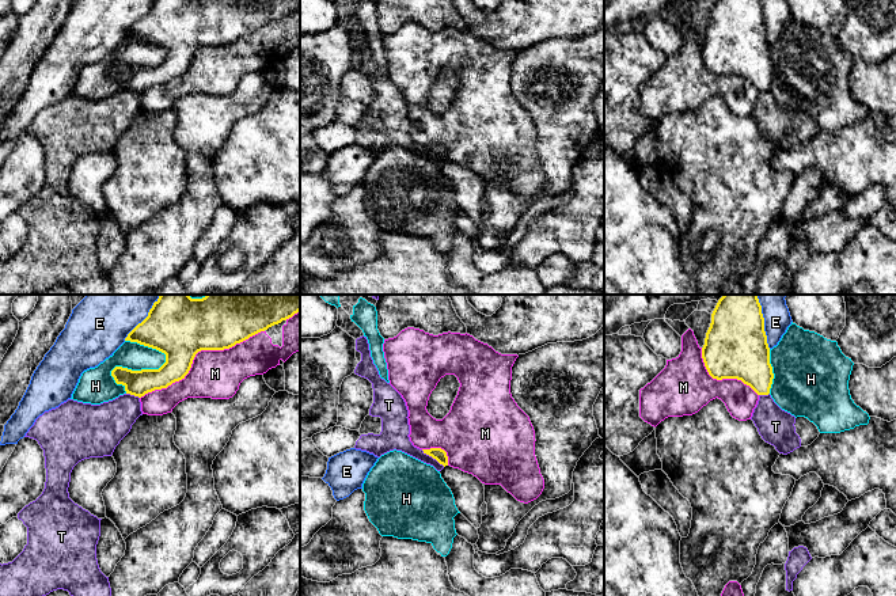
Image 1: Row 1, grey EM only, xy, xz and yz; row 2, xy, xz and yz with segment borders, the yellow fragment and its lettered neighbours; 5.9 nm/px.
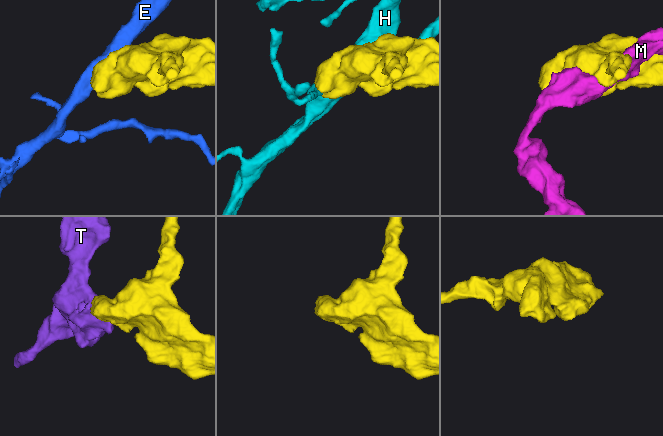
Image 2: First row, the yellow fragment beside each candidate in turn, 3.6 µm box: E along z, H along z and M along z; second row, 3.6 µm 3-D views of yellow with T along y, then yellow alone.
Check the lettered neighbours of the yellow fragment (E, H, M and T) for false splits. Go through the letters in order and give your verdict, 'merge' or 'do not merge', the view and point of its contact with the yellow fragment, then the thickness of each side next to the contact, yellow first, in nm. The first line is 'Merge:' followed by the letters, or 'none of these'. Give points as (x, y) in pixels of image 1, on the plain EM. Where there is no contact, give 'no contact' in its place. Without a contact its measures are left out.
Merge: none of these
E: do not merge; contact yz (763, 22); calibres 380 and 160 nm
H: do not merge; contact xy (131, 65); calibres 170 and 220 nm
M: do not merge; contact xy (197, 48); calibres 320 and 280 nm
T: do not merge; contact xz (433, 154); calibres 80 and 140 nm

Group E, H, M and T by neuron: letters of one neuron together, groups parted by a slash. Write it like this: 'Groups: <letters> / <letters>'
Groups: E / H / M / T

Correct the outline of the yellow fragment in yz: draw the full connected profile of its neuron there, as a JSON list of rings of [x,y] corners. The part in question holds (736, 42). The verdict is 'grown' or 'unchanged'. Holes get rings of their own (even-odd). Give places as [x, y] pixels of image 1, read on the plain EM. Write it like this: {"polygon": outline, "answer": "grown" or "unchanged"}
{"polygon": [[[717,0],[702,43],[713,75],[737,75],[768,91],[774,69],[760,0]]], "answer": "unchanged"}

